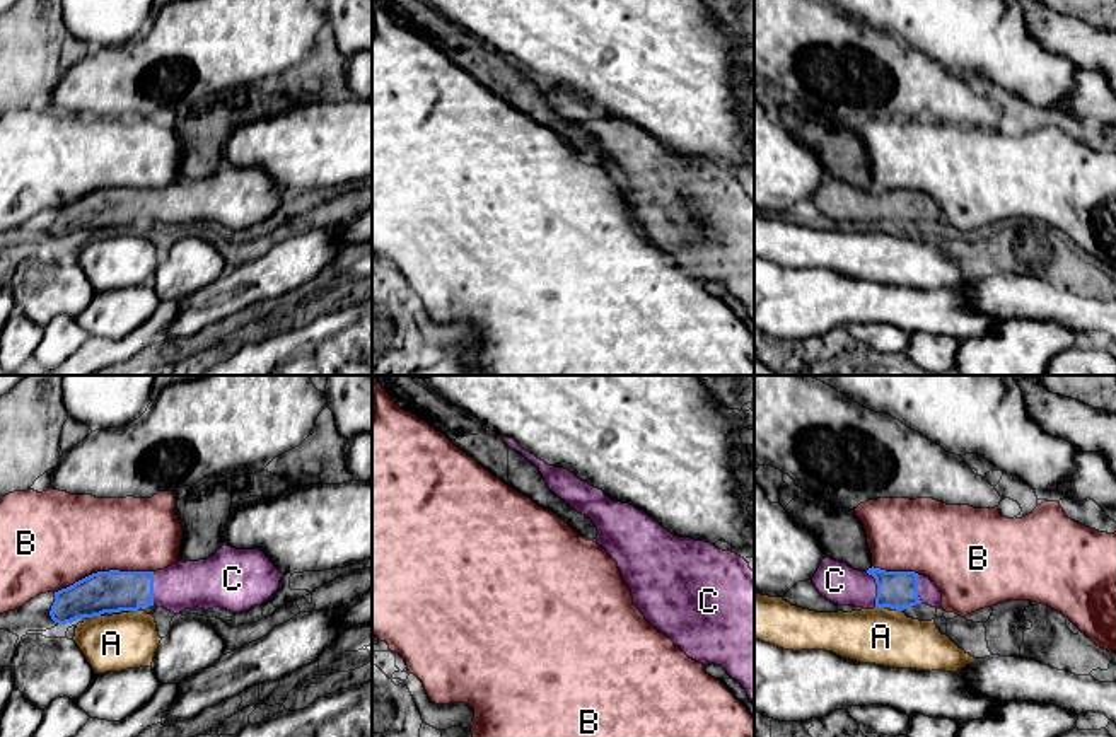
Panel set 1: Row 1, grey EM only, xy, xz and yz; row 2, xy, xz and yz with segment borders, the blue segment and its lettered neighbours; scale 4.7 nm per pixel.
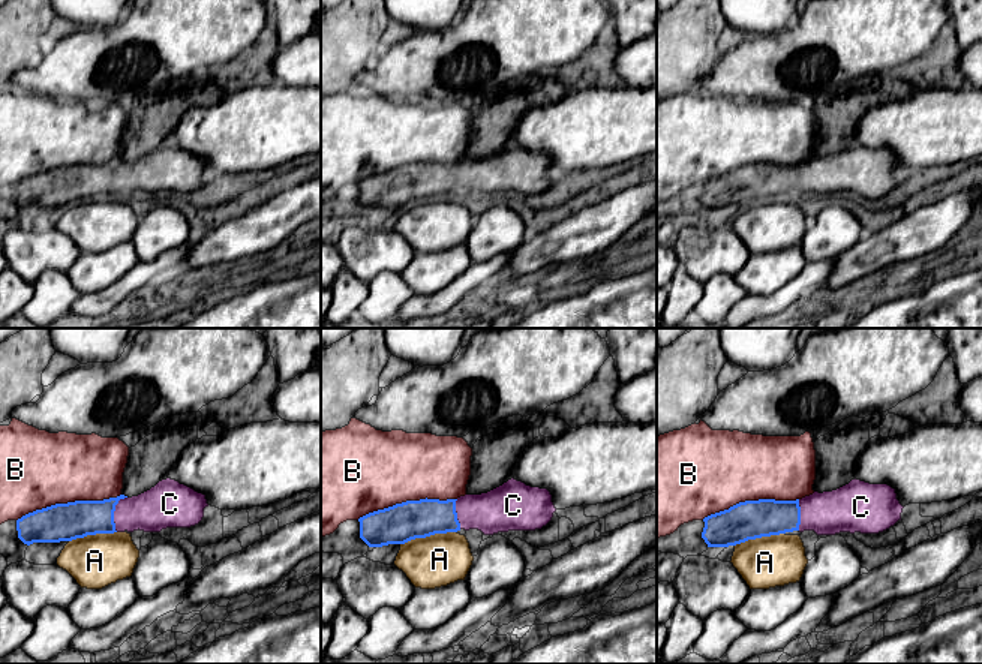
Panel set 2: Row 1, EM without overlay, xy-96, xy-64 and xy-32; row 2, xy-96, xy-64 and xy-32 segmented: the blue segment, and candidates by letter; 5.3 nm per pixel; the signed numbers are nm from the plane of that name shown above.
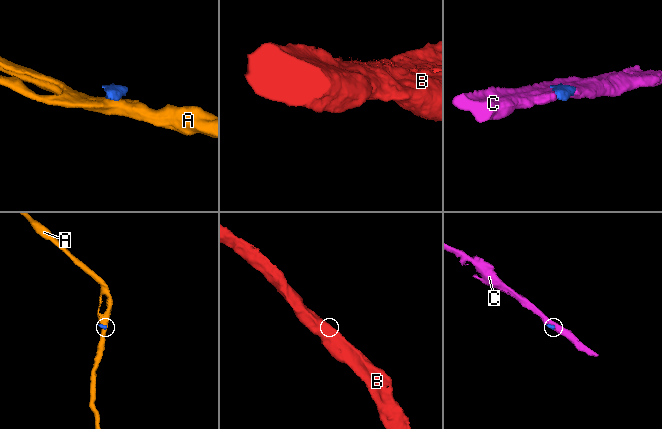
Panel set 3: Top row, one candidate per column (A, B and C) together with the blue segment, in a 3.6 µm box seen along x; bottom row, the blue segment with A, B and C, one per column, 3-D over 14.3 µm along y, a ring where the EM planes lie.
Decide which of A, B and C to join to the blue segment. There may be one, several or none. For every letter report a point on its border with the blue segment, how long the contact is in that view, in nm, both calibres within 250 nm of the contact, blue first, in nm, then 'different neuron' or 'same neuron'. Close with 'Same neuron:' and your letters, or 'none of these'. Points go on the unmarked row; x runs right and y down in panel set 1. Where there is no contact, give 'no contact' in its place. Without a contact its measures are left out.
A: xy (92, 234) | 70 nm | 200/280 nm | different neuron
B: xy (103, 190) | 480 nm | 200/420 nm | different neuron
C: yz (877, 207) | 180 nm | 180/190 nm | same neuron
Same neuron: C

